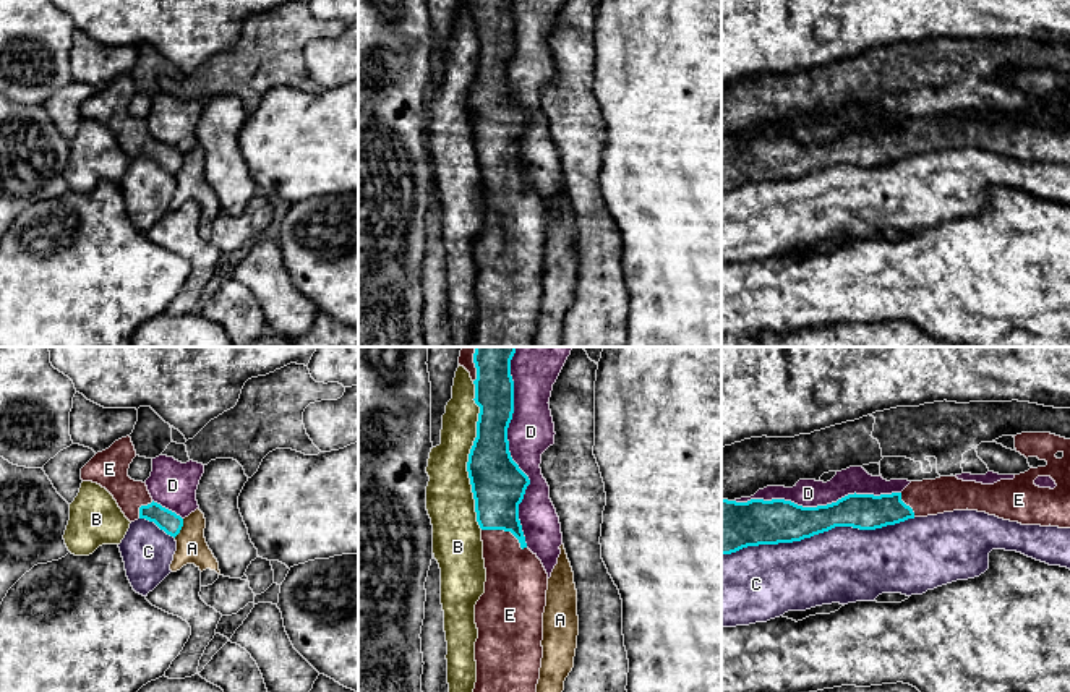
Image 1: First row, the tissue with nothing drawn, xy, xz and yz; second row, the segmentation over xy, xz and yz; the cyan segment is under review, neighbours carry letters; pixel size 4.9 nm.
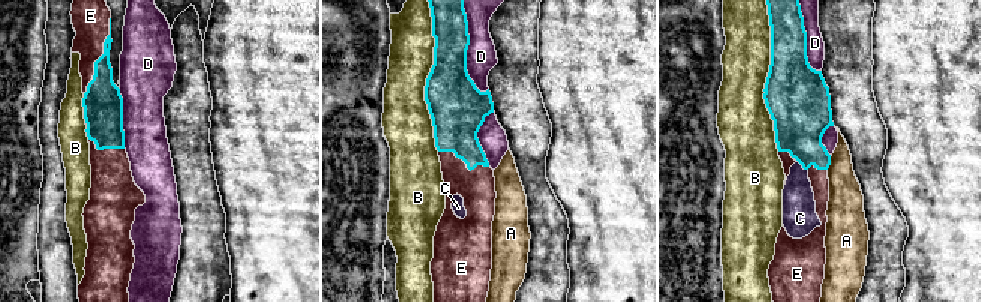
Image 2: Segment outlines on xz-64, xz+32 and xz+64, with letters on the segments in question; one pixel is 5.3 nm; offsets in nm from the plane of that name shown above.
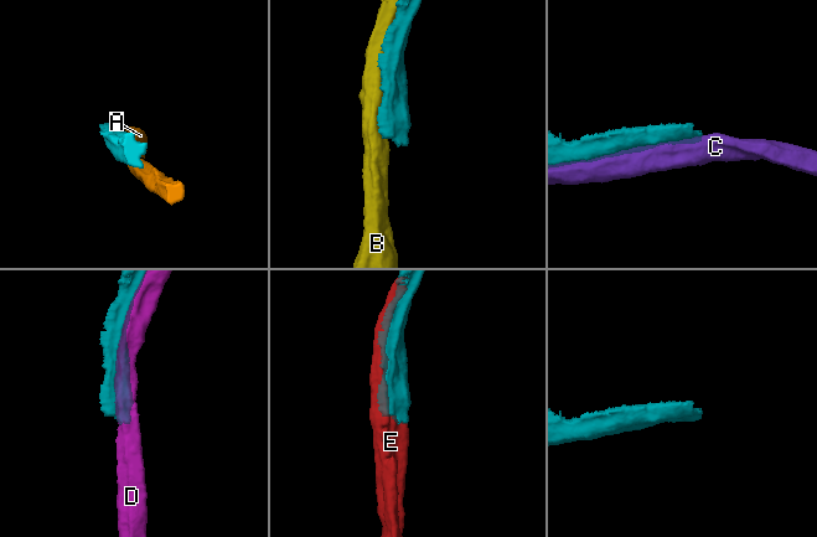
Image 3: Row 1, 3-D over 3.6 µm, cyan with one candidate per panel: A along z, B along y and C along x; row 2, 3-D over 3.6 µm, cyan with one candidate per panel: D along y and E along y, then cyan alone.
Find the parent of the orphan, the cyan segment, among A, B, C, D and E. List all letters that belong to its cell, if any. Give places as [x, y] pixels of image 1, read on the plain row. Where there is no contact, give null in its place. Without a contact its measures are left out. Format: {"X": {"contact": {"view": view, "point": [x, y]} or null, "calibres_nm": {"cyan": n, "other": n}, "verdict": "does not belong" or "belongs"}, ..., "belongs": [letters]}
{"A": {"contact": {"view": "xy", "point": [180, 166]}, "calibres_nm": {"cyan": 110, "other": 160}, "verdict": "does not belong"}, "B": {"contact": {"view": "xz", "point": [469, 93]}, "calibres_nm": {"cyan": 260, "other": 240}, "verdict": "does not belong"}, "C": {"contact": {"view": "yz", "point": [817, 170]}, "calibres_nm": {"cyan": 220, "other": 380}, "verdict": "does not belong"}, "D": {"contact": {"view": "xz", "point": [509, 93]}, "calibres_nm": {"cyan": 260, "other": 220}, "verdict": "does not belong"}, "E": {"contact": {"view": "xz", "point": [506, 167]}, "calibres_nm": {"cyan": 260, "other": 300}, "verdict": "belongs"}, "belongs": ["E"]}

